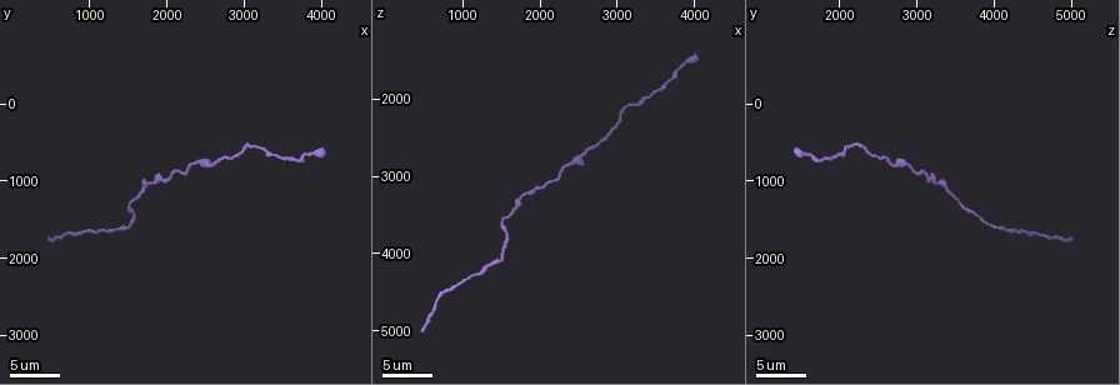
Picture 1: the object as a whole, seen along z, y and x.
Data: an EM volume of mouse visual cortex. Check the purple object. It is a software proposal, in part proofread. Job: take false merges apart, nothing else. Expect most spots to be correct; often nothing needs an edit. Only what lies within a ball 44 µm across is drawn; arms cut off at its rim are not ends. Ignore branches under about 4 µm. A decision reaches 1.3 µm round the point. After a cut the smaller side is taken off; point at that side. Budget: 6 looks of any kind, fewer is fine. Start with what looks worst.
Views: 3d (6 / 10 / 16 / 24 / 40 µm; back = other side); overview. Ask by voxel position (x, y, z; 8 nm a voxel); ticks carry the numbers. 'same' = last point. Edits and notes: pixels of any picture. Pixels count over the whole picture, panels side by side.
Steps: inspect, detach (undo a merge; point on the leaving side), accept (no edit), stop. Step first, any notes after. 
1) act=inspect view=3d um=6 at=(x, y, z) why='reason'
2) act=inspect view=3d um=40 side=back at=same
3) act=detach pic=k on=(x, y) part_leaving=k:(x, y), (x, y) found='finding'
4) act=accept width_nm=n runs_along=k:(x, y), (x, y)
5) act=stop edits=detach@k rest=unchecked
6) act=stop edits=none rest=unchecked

act=inspect view=3d um=6 at=(2000, 1000, 3200)

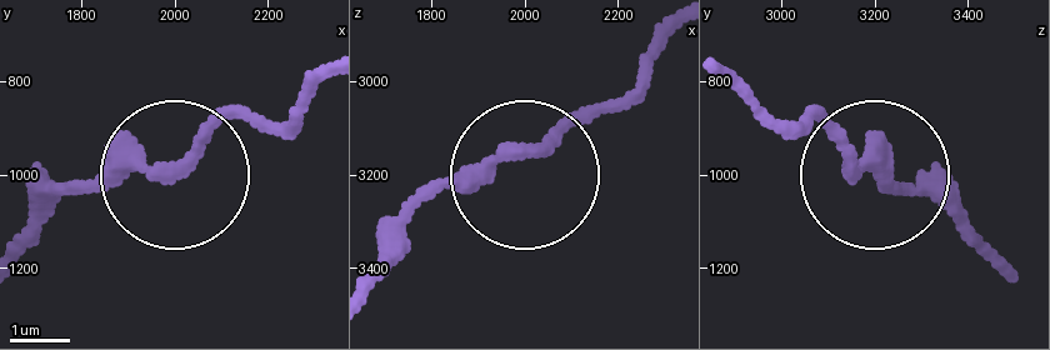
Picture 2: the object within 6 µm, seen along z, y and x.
act=inspect view=3d um=6 side=back at=(2015, 990, 3150)

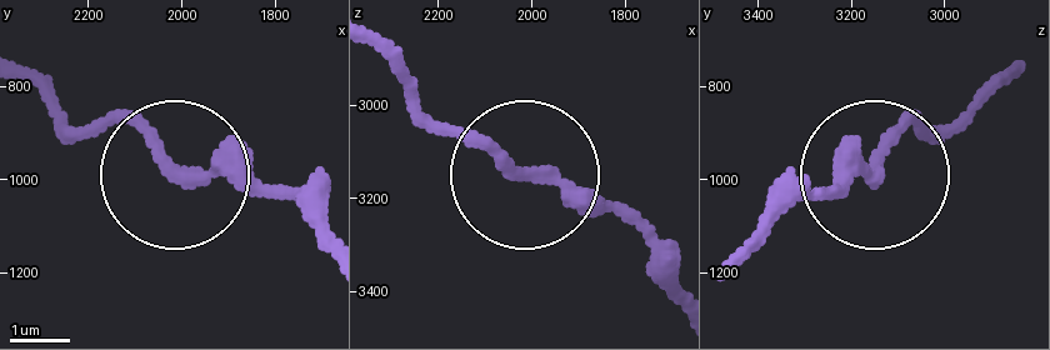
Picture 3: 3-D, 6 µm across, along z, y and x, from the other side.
act=accept side_arm_um=24 found='continuous, no second neuron'

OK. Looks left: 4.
act=inspect view=3d um=16 at=(2600, 800, 2700) why='thick turns thin'

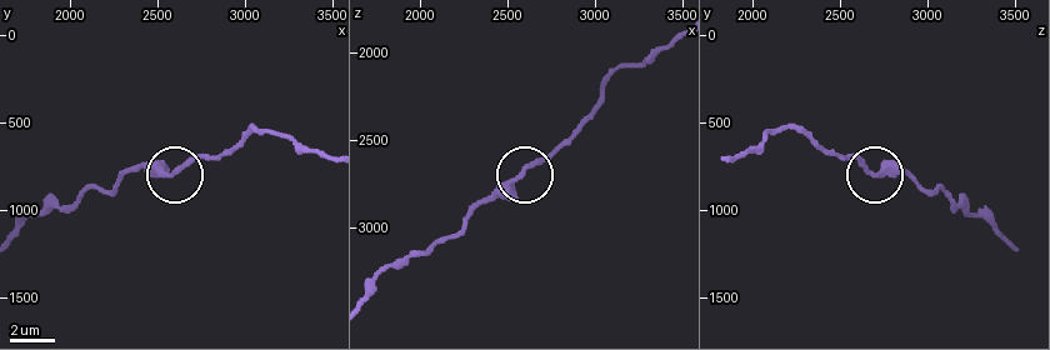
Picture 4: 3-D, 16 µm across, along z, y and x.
act=accept width_nm=320 runs_along=4:(425, 253), (456, 233), (473, 210), (513, 188), (571, 134) found='one neuron here'

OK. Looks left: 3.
act=inspect view=3d um=10 at=(1250, 1600, 4200) why='thick turns thin'

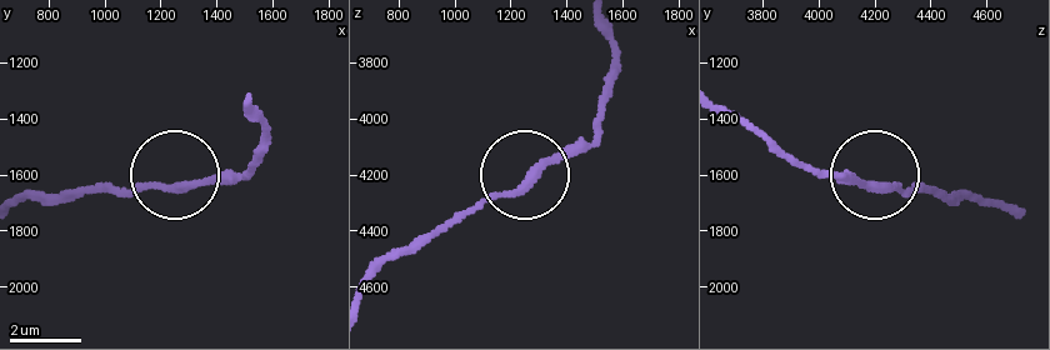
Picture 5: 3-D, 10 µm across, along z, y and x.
act=inspect view=3d um=10 side=back at=(1260, 1640, 4210)

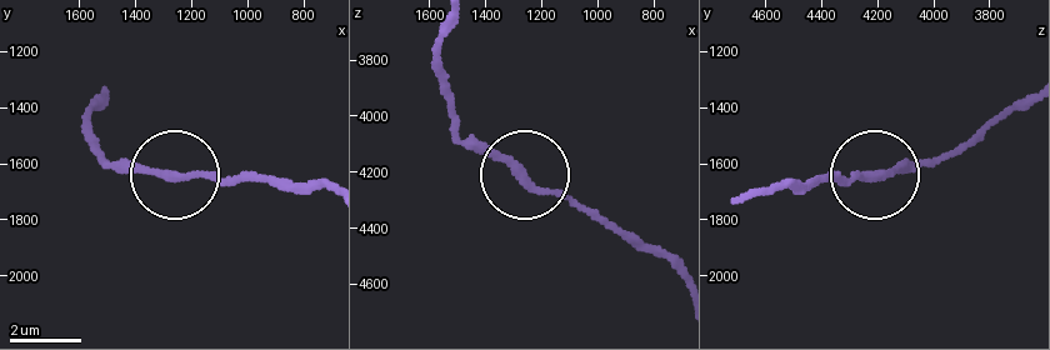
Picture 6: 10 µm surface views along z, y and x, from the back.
act=accept width_nm=240 runs_along=6:(1025, 95), (954, 149), (823, 183) found='all the same neuron'

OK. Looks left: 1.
act=stop edits=none rest=unchecked

